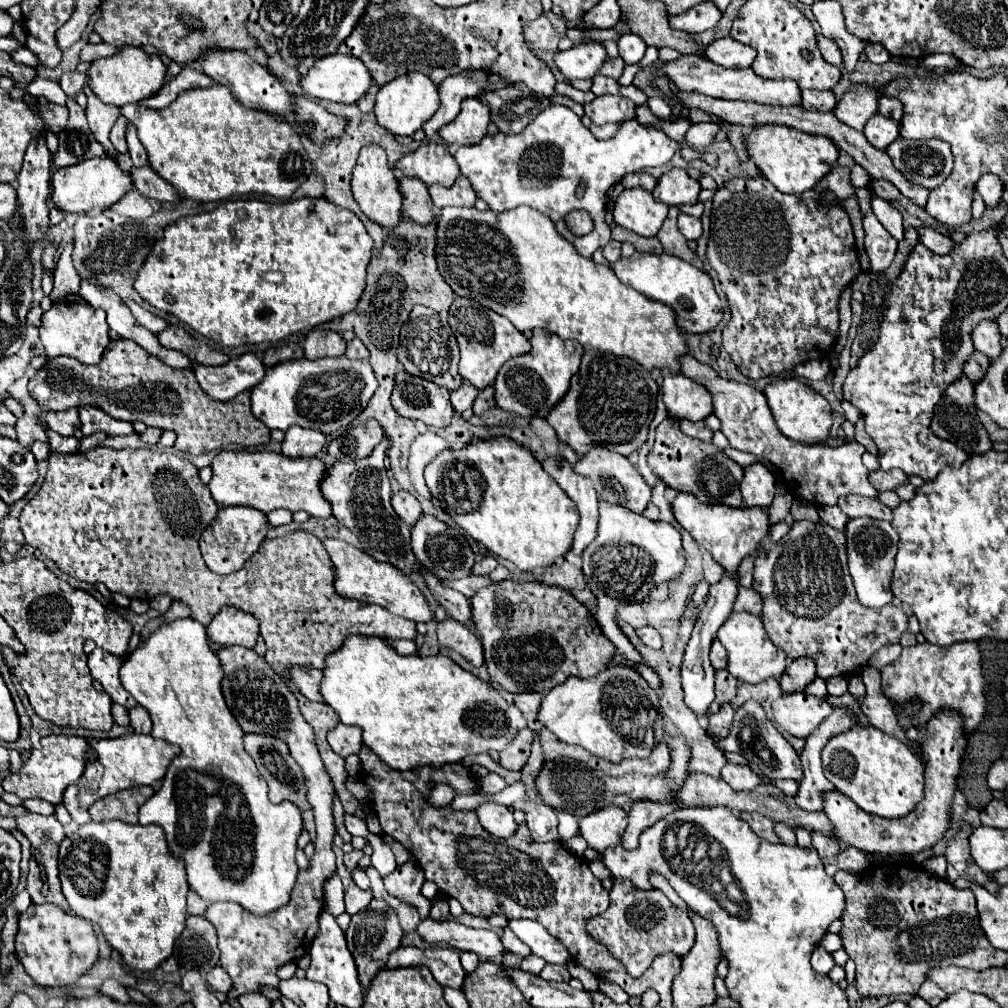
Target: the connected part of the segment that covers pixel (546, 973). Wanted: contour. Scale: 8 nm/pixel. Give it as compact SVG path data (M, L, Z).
M547 964L539 976L545 980L551 980L551 982L569 982L571 980L567 966L557 966L557 964Z

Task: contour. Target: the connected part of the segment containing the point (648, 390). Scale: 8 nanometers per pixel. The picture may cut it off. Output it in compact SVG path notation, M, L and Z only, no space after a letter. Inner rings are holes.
M585 350L581 368L577 376L573 376L569 392L547 414L547 422L557 432L559 440L573 448L579 456L593 448L609 448L629 456L647 442L647 430L655 416L657 392L659 386L649 370L635 360Z

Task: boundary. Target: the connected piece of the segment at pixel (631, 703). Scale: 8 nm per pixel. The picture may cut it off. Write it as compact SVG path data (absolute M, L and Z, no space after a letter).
M613 664L591 680L569 678L557 684L557 688L543 696L537 720L561 742L577 744L613 764L629 758L645 758L663 742L659 696L635 668L625 664Z

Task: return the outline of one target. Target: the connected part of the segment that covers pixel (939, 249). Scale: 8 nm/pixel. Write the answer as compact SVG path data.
M919 228L919 242L923 244L923 240L925 240L925 246L939 256L951 254L955 248L955 242L949 236L939 234L935 228Z

